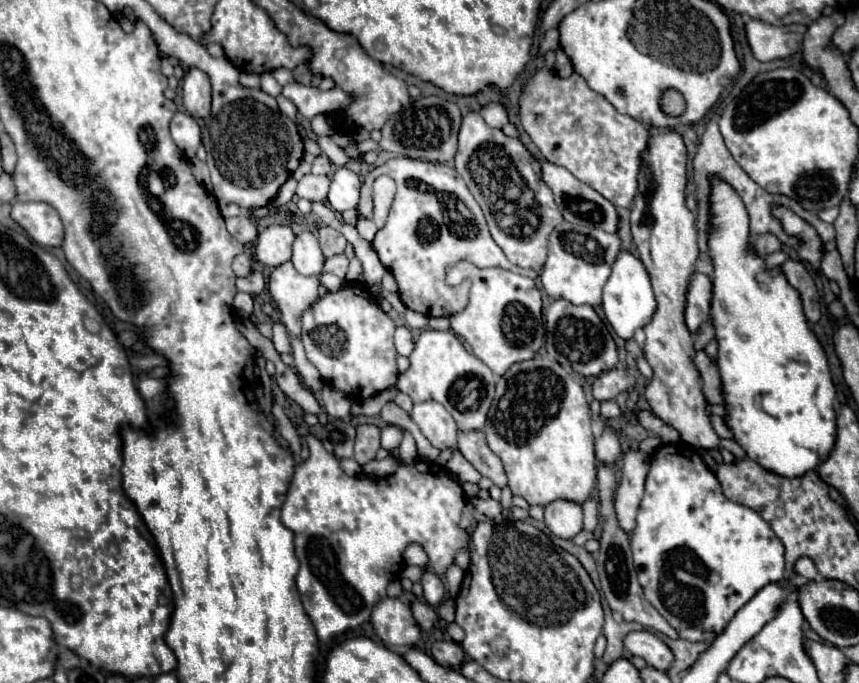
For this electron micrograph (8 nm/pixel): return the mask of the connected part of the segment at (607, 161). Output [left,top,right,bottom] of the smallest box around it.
[519,53,649,207]

